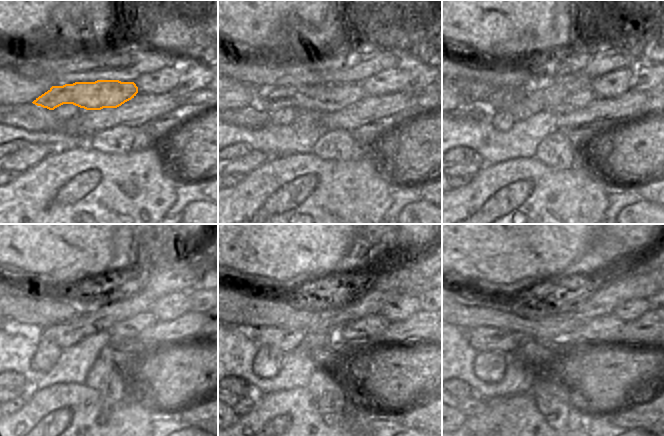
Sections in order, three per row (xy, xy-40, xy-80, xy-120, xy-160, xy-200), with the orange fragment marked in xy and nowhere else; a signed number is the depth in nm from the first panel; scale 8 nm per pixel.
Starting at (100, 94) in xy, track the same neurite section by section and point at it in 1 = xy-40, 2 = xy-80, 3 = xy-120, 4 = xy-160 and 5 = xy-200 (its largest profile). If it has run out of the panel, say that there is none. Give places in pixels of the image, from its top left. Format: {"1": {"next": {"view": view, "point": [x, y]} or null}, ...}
{"1": {"next": {"view": "xy-40", "point": [332, 96]}}, "2": {"next": {"view": "xy-80", "point": [565, 97]}}, "3": {"next": {"view": "xy-120", "point": [128, 329]}}, "4": {"next": {"view": "xy-160", "point": [373, 325]}}, "5": {"next": {"view": "xy-200", "point": [607, 328]}}}

